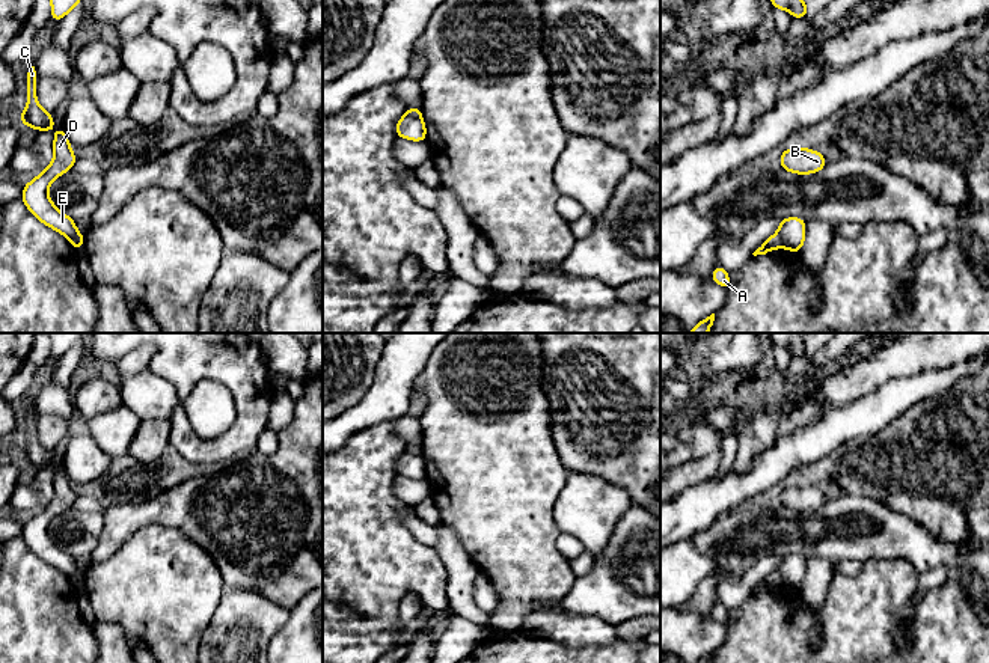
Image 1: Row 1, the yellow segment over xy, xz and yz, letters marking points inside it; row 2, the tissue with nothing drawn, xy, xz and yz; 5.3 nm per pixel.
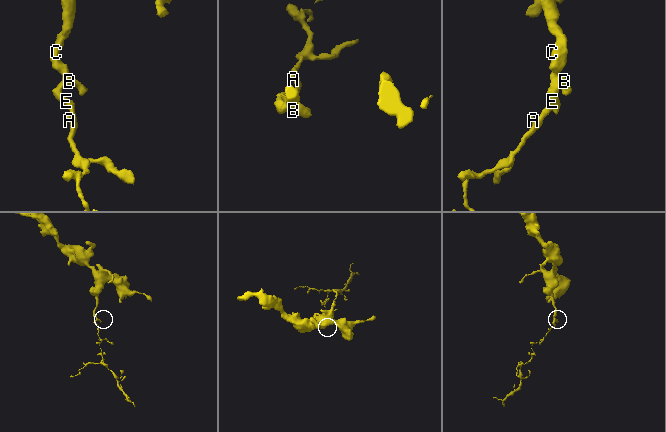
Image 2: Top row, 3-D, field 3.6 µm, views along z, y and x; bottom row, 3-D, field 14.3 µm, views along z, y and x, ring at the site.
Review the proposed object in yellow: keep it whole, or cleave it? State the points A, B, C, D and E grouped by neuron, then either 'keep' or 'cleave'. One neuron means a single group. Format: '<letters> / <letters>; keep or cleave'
A / B C D E; cleave

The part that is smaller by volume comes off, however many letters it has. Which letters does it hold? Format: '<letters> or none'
A

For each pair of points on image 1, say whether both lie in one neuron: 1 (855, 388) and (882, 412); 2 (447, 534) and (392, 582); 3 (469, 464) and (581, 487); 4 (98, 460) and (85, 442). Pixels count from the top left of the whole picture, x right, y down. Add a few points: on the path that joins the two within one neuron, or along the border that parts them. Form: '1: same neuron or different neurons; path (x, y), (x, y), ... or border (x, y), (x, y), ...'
1: different neurons; border (896, 378), (890, 378), (875, 389), (832, 407)
2: different neurons; border (433, 549), (447, 570), (448, 582)
3: different neurons; border (567, 472), (567, 481), (555, 504), (552, 517)
4: same neuron; path (94, 455), (85, 446)

